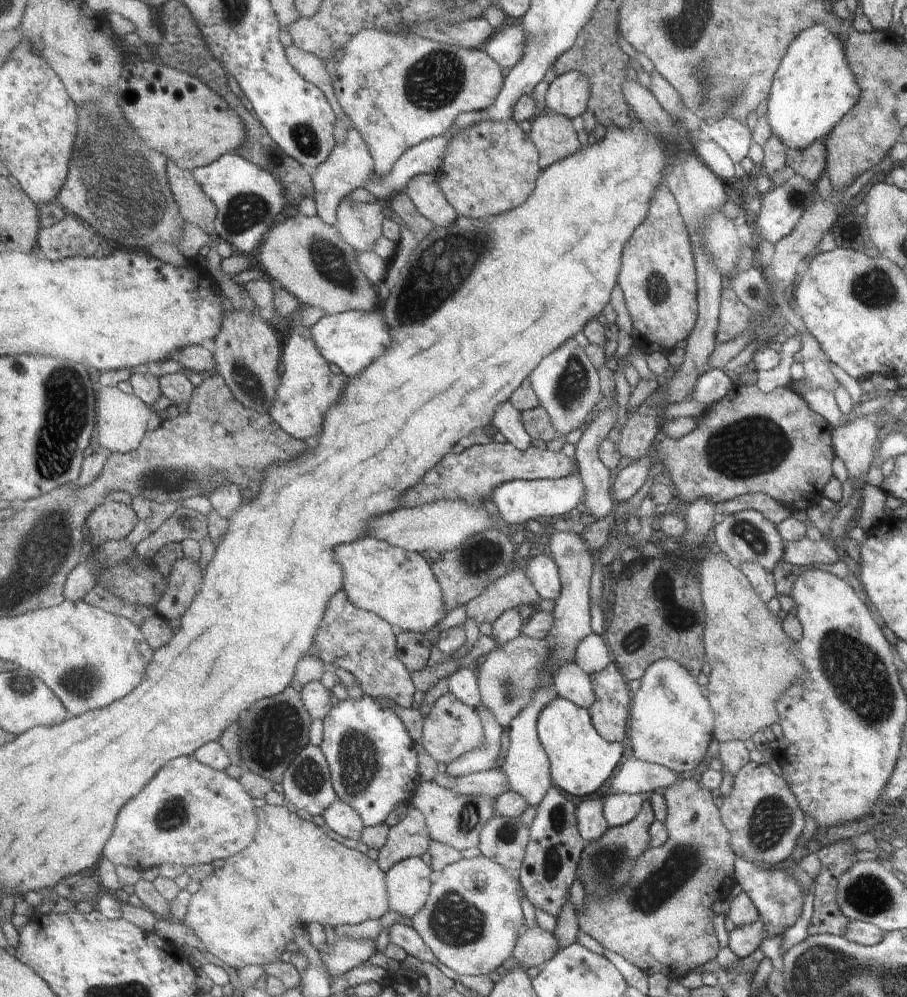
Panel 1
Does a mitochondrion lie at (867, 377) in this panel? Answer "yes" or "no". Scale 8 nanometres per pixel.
no

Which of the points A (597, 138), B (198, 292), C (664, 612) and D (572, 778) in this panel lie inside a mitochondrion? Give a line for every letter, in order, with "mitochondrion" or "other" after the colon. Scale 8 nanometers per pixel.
A: other
B: other
C: mitochondrion
D: other

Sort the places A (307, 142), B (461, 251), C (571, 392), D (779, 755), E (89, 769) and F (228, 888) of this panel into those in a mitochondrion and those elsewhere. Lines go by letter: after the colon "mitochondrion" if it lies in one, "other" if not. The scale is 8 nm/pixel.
A: mitochondrion
B: mitochondrion
C: mitochondrion
D: other
E: other
F: other

